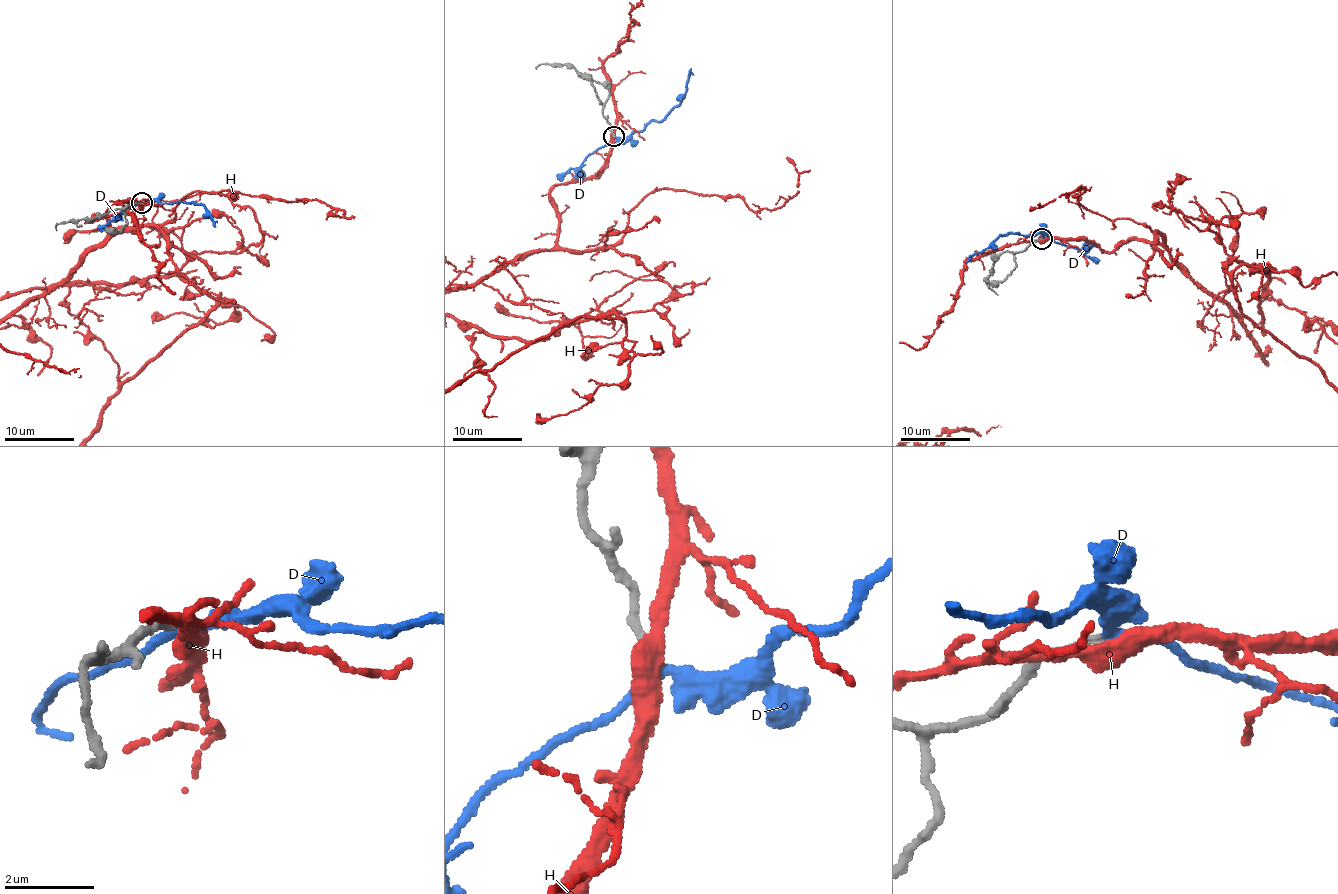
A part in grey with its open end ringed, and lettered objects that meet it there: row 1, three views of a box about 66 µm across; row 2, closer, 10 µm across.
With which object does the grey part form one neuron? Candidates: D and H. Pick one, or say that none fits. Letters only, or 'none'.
D

